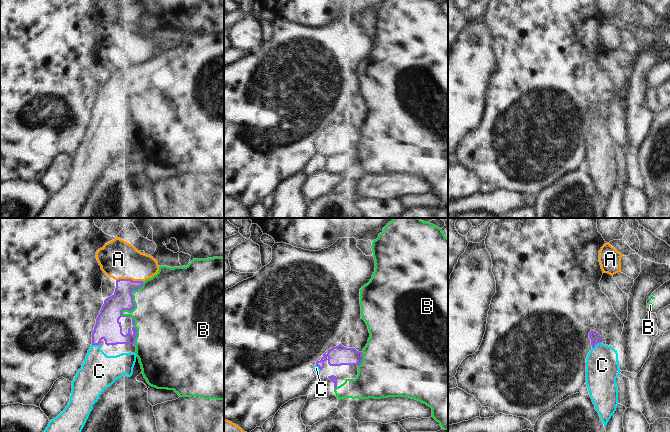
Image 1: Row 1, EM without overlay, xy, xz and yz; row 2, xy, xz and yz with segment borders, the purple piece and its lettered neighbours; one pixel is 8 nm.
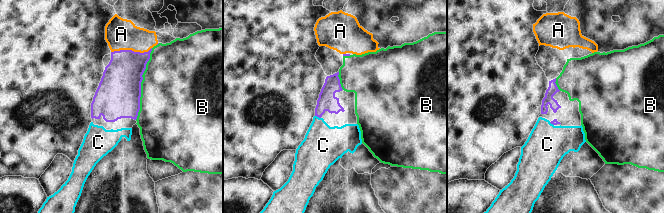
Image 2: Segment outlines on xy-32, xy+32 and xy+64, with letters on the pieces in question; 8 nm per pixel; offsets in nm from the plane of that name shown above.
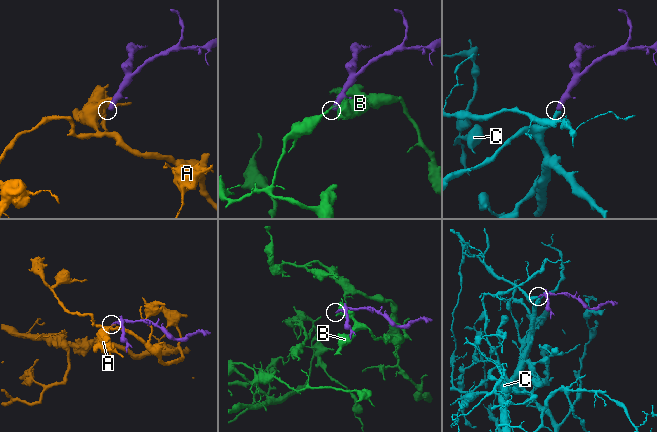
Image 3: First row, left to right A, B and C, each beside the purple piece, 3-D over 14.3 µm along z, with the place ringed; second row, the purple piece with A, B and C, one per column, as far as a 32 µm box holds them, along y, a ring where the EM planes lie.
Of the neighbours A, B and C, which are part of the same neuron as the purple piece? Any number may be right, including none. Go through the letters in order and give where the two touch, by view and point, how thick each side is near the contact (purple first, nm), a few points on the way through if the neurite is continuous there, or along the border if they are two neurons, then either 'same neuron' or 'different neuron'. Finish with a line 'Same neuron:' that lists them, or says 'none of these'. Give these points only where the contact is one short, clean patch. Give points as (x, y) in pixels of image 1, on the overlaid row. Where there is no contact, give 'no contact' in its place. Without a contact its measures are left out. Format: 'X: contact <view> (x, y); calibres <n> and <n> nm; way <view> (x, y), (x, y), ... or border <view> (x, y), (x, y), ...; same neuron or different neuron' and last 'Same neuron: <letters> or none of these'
A: contact xy (129, 279); calibres 160 and 300 nm; border xy (116, 279), (142, 281); different neuron
B: contact xy (123, 309); calibres 200 and 320 nm; different neuron
C: contact yz (596, 343); calibres 80 and 280 nm; way yz (595, 338), (596, 343), (602, 359), (602, 365); same neuron
Same neuron: C

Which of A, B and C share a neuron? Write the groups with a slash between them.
A / B / C

